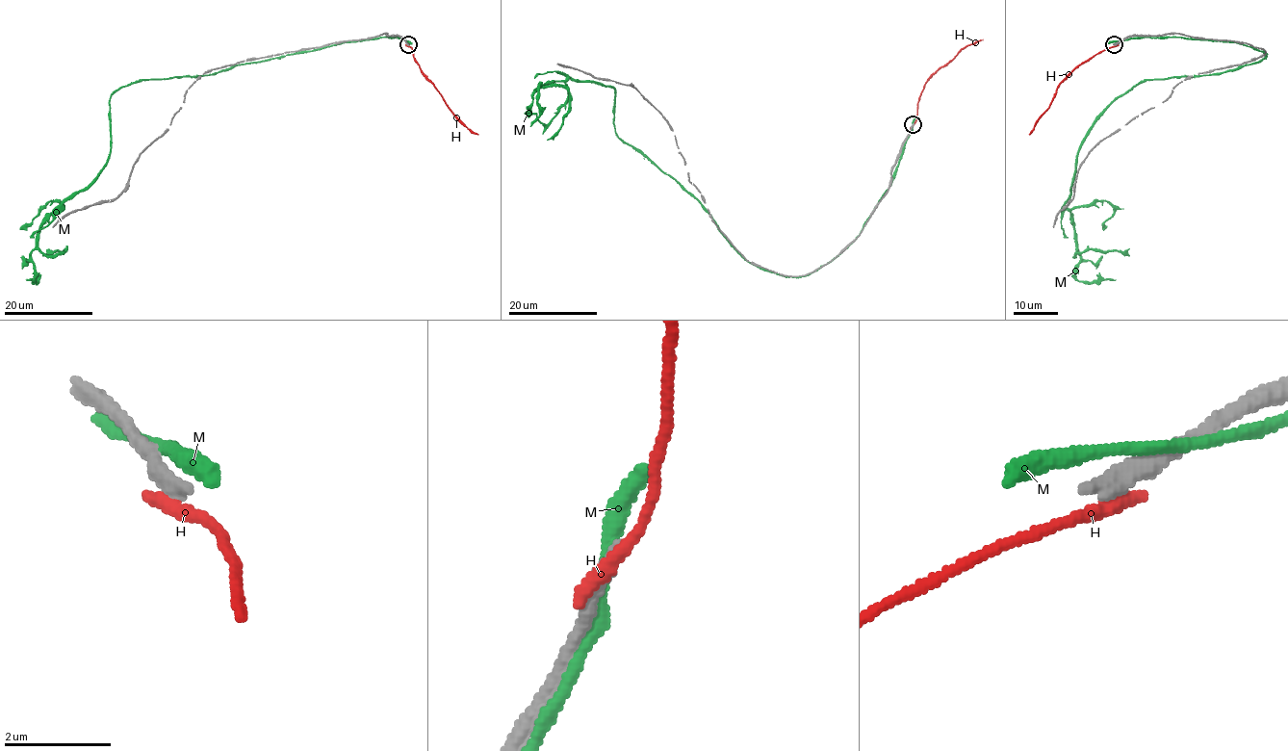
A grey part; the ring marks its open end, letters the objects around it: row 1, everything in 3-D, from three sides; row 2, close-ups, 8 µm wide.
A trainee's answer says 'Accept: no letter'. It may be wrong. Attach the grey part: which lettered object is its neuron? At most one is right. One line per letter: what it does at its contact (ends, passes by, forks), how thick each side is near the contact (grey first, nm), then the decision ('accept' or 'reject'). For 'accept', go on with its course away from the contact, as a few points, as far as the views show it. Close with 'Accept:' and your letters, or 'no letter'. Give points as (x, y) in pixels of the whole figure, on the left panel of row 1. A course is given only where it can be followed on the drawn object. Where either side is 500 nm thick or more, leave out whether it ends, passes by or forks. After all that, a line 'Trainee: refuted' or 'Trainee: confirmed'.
H: it ends | 440/360 nm | reject
M: it passes by | 280/240 nm | reject
Accept: no letter
Trainee: confirmed

